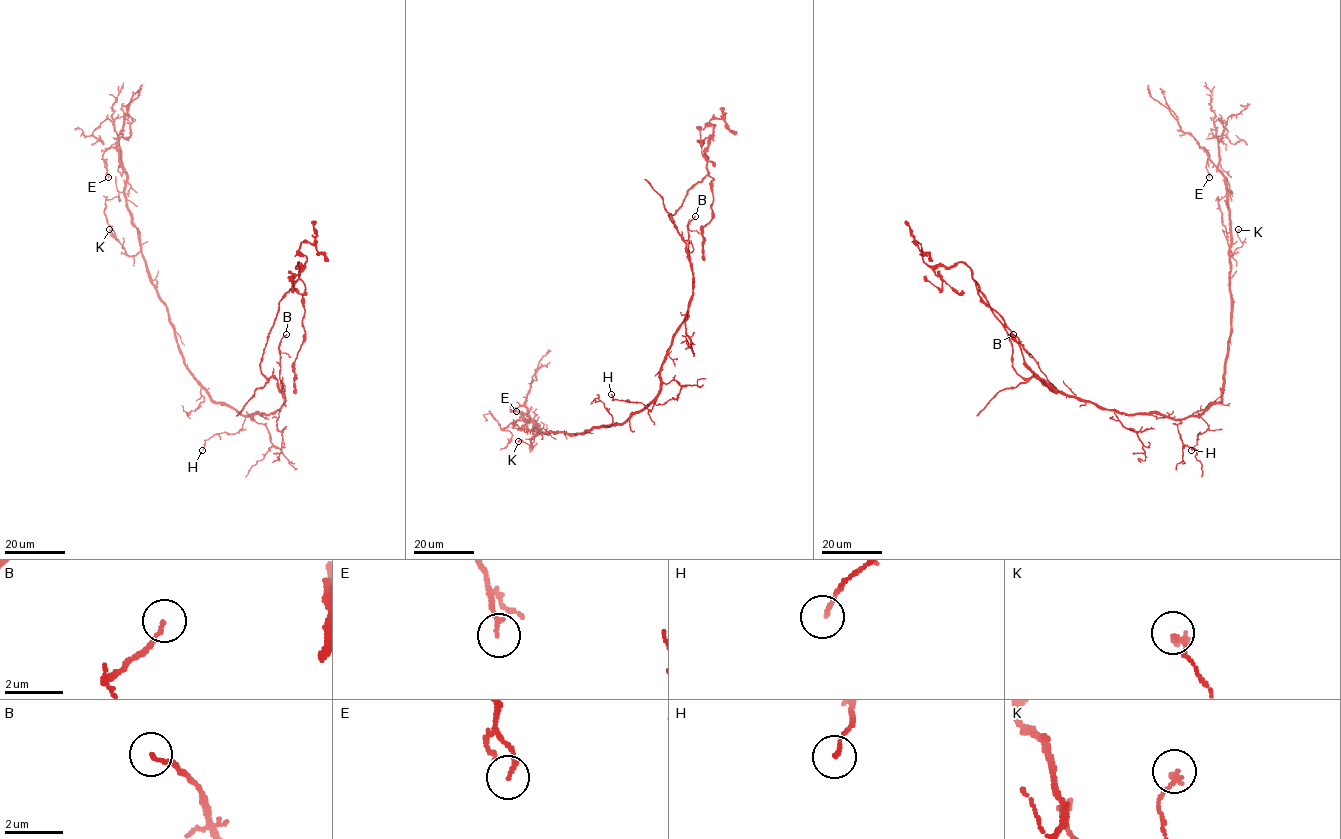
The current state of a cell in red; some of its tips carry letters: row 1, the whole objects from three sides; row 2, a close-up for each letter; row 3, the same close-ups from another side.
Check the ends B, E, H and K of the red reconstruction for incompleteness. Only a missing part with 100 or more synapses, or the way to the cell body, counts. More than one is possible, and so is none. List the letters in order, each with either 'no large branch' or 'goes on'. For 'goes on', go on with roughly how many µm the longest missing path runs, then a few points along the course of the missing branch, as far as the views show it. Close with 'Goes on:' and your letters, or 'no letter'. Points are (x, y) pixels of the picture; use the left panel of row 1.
B: no large branch
E: no large branch
H: no large branch
K: no large branch
Goes on: no letter

